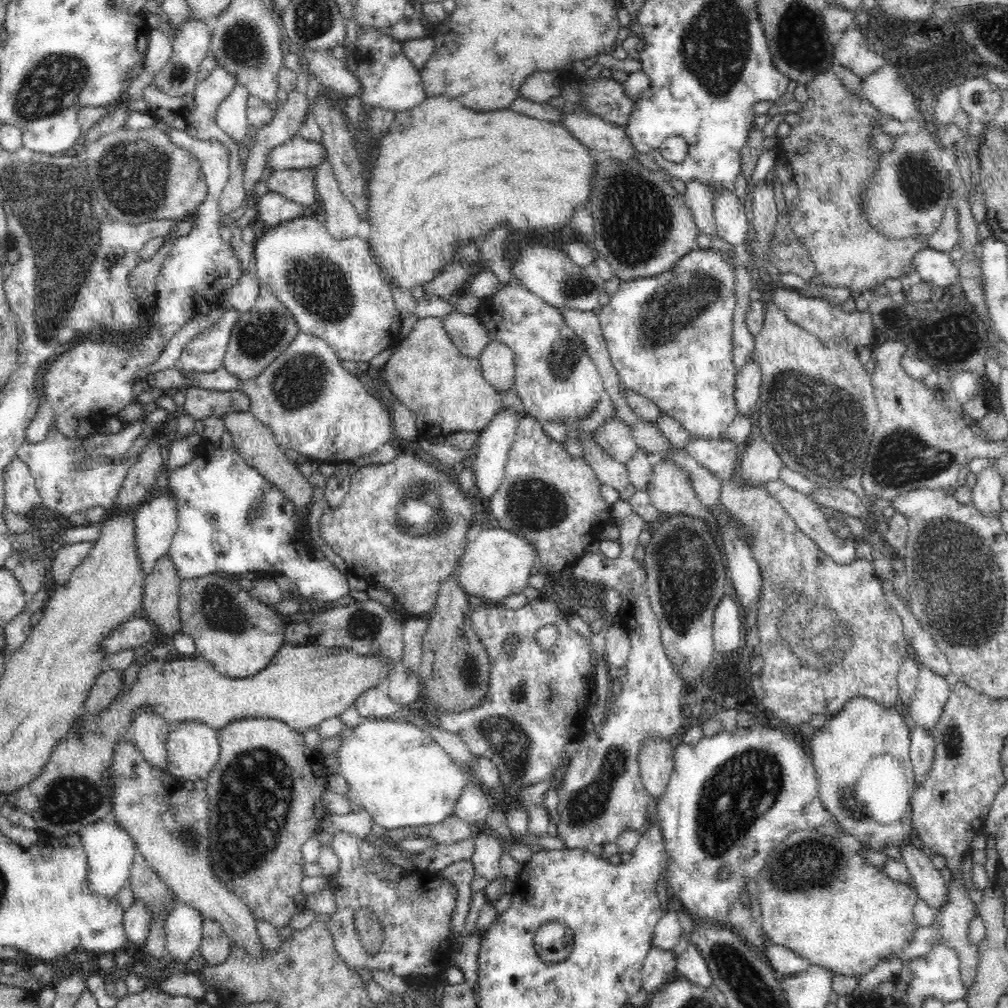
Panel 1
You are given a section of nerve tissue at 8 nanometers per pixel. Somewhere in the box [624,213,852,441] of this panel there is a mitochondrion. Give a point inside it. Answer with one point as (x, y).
(673, 307)

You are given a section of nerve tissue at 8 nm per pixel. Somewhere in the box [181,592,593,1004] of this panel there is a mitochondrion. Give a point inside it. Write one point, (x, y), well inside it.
(256, 792)

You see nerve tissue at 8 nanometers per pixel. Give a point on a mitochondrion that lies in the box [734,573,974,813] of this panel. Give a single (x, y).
(952, 742)

